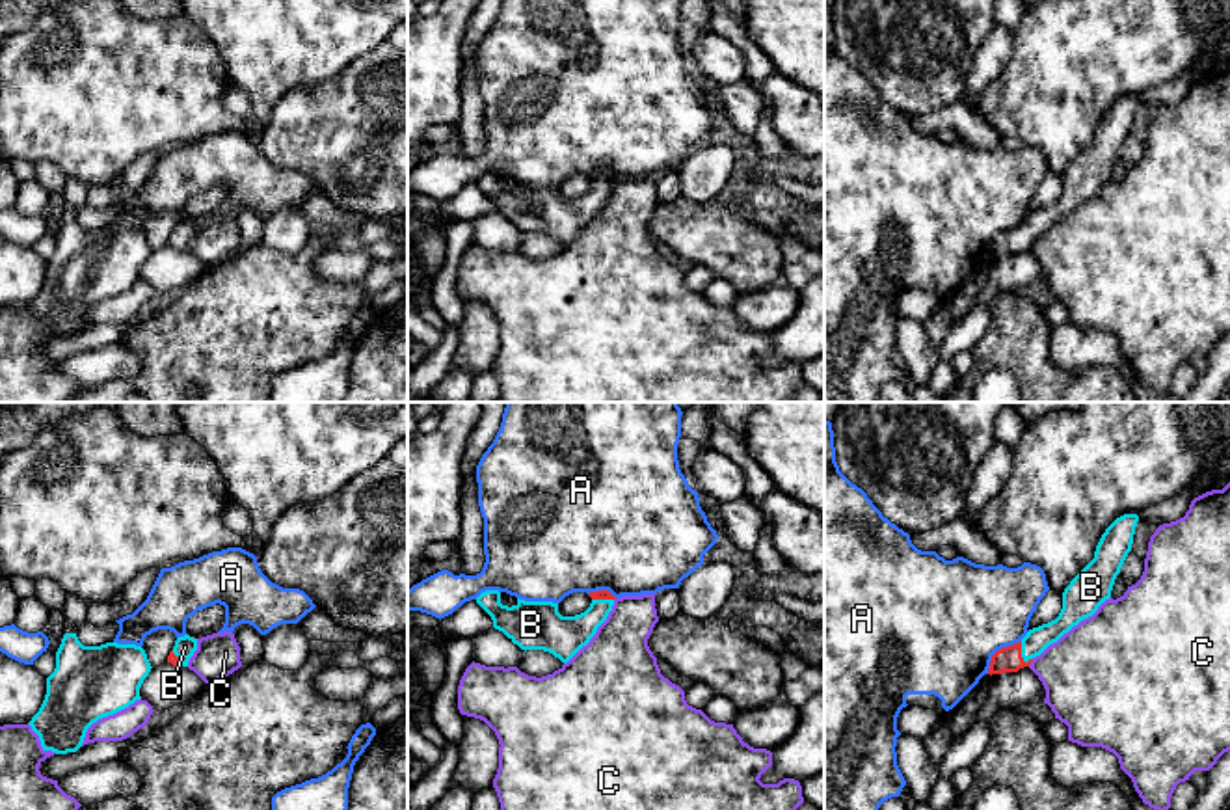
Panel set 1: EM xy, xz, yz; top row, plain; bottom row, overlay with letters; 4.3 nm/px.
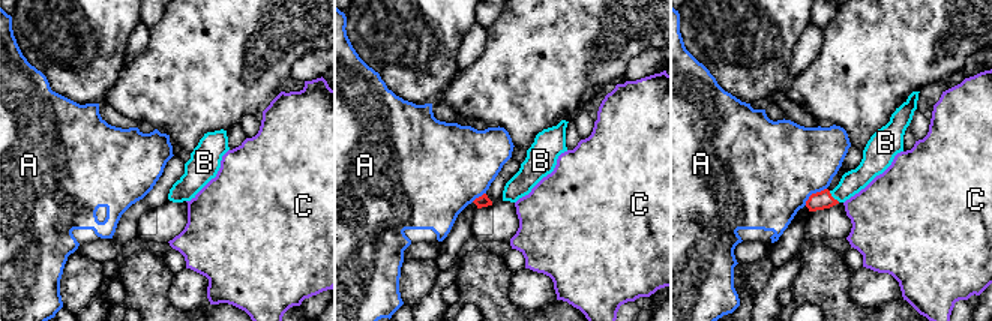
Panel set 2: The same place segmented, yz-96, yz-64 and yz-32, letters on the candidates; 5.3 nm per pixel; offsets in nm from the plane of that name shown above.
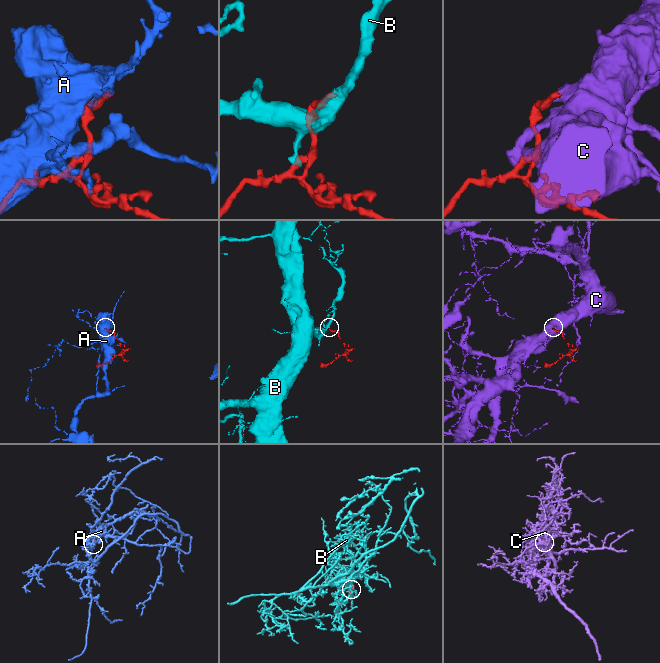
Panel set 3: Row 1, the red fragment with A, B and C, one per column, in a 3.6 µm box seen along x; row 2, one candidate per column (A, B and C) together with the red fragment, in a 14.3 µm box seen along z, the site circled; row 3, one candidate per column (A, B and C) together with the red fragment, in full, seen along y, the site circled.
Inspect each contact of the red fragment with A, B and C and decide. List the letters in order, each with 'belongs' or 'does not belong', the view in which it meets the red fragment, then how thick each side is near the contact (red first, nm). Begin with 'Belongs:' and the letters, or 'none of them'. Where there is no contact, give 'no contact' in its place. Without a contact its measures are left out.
Belongs: B
A: does not belong | yz | 110/480 nm
B: belongs | yz | 110/110 nm
C: does not belong | yz | 110/380 nm

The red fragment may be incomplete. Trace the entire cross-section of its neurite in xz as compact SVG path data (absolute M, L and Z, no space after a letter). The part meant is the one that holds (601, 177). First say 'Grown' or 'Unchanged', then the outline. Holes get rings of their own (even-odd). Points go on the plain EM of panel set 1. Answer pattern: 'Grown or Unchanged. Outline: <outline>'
Grown. Outline: M499 173L482 175L476 186L491 199L493 210L521 233L543 233L568 246L590 225L616 182L608 173L590 175L588 179L592 181L590 190L575 199L562 199L558 186L553 184L517 181L515 188L502 188Z

